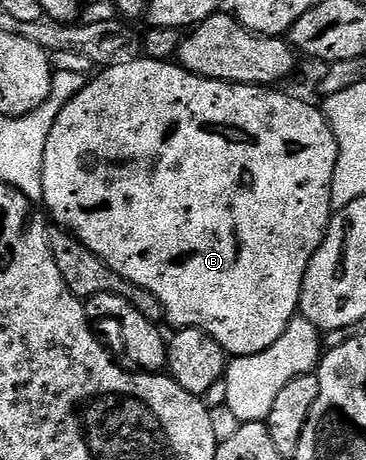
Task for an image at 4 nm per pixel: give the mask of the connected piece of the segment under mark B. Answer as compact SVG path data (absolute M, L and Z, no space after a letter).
M142 56L136 62L107 66L99 74L102 75L91 77L85 88L64 104L60 116L56 116L56 124L52 124L52 132L44 148L42 169L42 202L50 209L49 217L54 217L57 225L72 232L93 254L100 256L100 260L120 272L120 276L152 292L152 296L160 300L165 321L170 321L171 327L191 326L202 330L225 348L227 355L236 358L247 358L272 348L299 313L306 269L330 227L330 185L336 172L338 145L325 113L302 98L281 94L281 89L217 82L193 74L170 60L157 62L155 58Z

